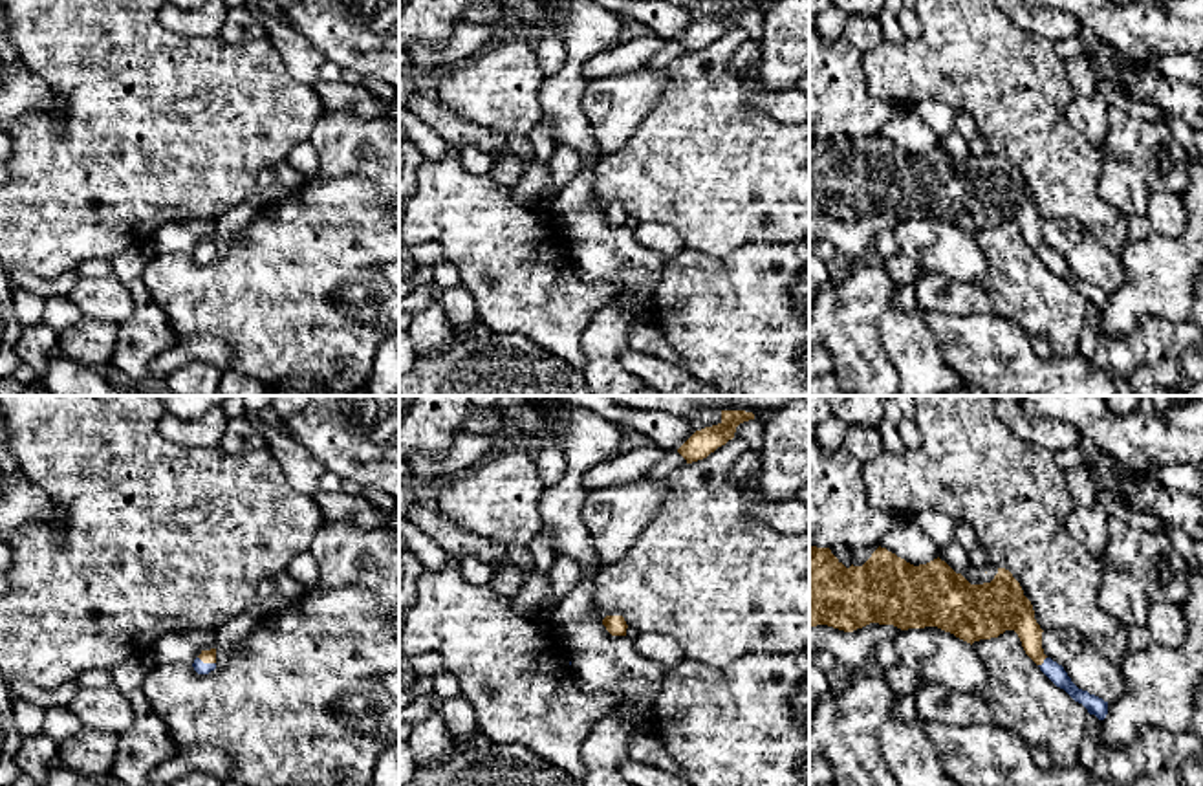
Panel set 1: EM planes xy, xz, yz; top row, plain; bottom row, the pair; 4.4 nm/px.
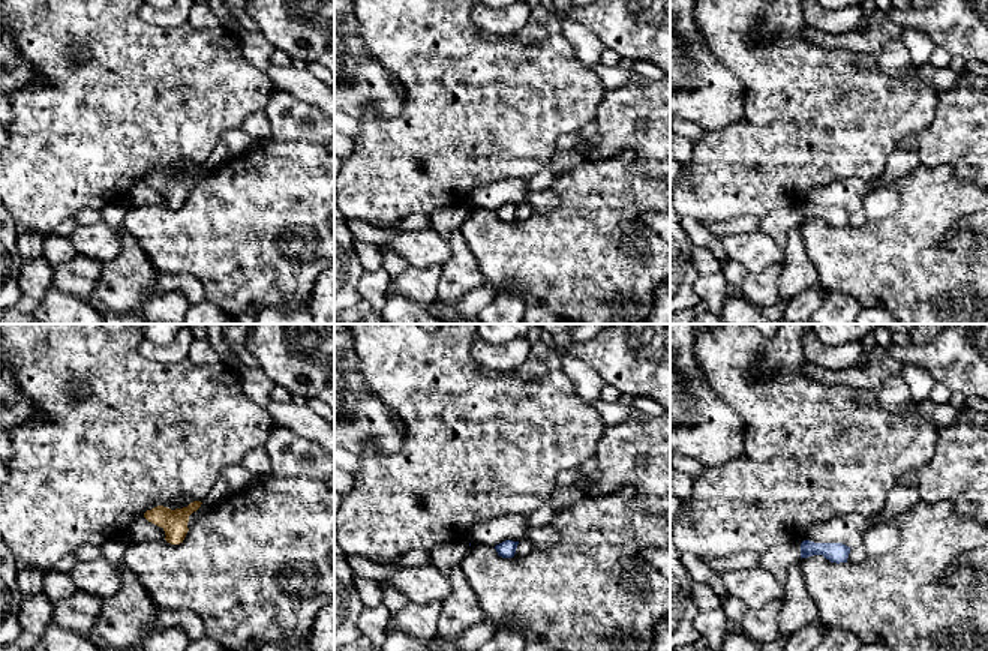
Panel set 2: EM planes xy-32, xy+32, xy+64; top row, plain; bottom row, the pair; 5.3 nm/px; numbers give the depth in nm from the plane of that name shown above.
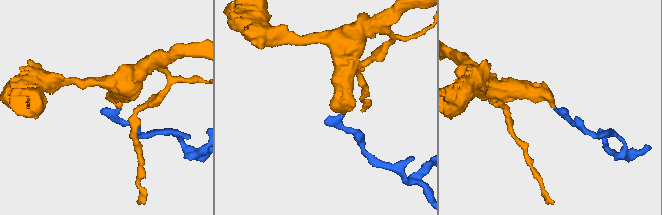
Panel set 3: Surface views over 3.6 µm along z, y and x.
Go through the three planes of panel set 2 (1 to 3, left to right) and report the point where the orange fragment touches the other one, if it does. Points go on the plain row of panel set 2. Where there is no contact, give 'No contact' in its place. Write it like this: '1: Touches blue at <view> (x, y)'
1: No contact
2: No contact
3: No contact

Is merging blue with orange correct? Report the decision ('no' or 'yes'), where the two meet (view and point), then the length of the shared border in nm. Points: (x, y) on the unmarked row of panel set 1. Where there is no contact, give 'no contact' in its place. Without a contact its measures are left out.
yes | xy (207, 253) | 90 nm

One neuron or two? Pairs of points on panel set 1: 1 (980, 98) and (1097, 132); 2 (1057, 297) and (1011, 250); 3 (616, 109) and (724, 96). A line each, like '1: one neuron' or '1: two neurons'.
1: two neurons
2: one neuron
3: two neurons

